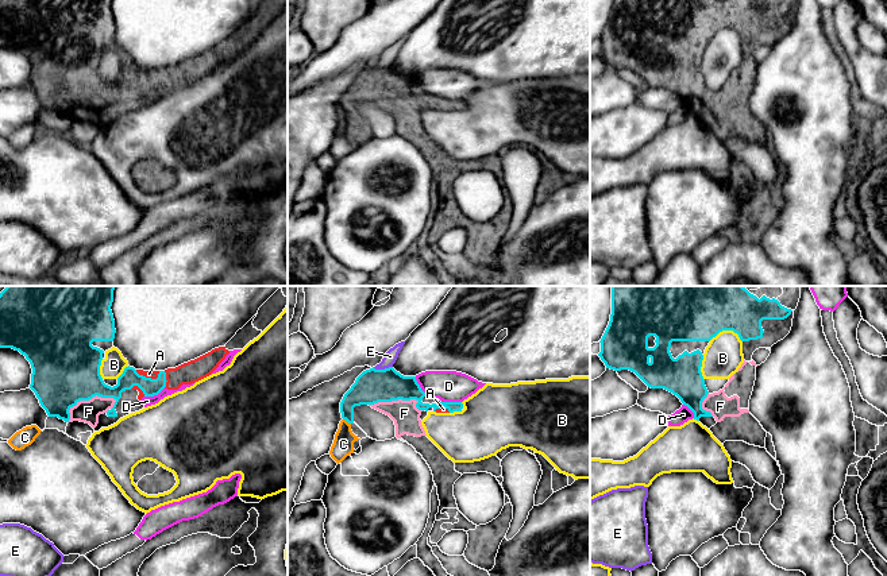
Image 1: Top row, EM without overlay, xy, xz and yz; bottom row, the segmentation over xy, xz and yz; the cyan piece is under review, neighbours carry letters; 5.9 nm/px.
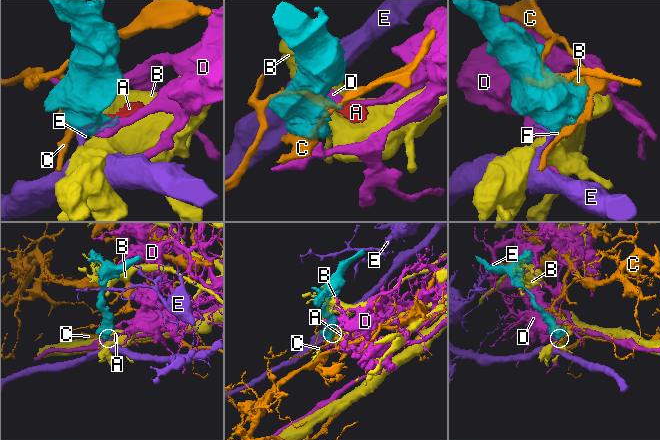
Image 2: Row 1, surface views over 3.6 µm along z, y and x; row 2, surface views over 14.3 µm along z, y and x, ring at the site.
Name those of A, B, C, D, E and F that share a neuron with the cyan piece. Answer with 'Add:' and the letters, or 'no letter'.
Add: A, F

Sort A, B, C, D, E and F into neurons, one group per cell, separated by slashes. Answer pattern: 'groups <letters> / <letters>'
groups A F / B / C / D / E

